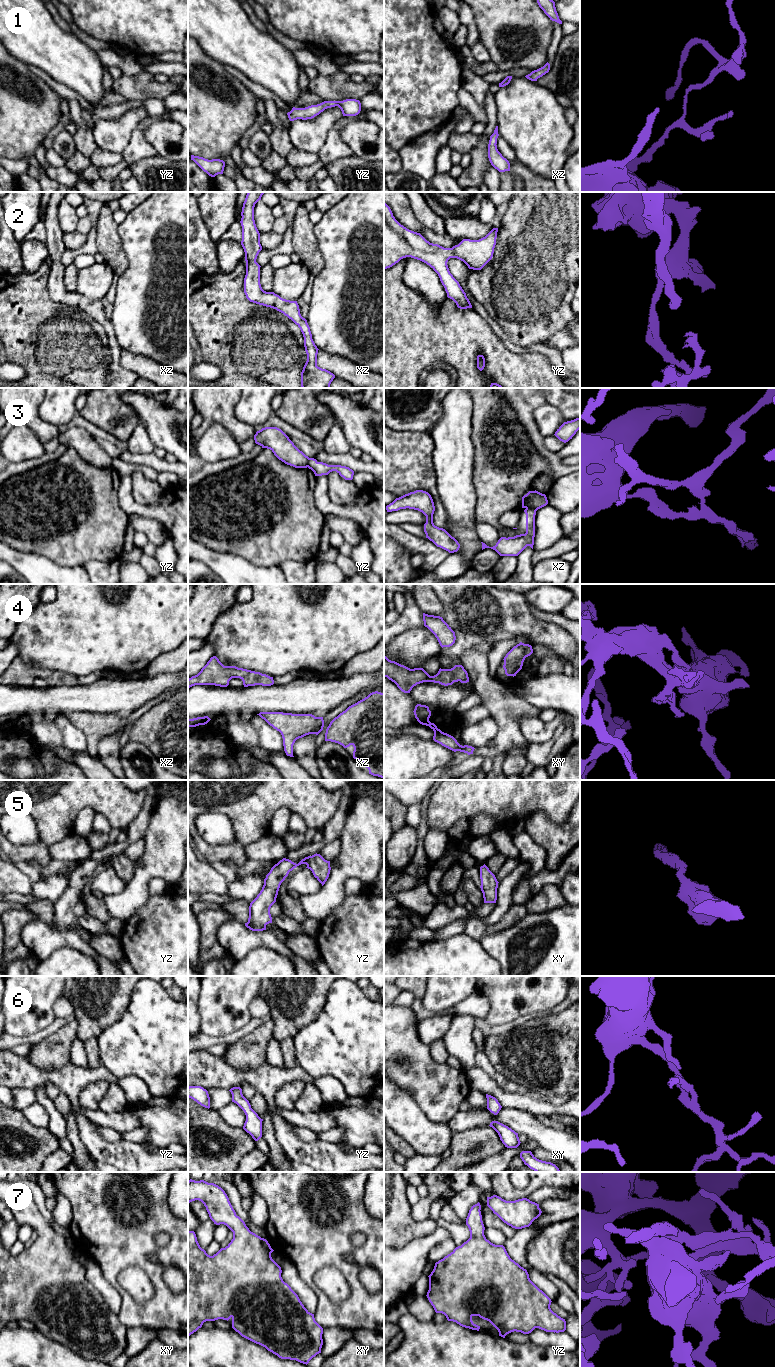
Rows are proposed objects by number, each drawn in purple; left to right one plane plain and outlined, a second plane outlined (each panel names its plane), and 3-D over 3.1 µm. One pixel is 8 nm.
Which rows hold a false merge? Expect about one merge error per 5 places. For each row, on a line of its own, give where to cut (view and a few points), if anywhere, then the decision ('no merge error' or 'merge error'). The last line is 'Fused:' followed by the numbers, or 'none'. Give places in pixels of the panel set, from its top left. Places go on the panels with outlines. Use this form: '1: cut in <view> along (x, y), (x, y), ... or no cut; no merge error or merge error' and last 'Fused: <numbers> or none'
1: no cut; no merge error
2: no cut; no merge error
3: cut in xz along (526, 507), (530, 507), (535, 511); merge error
4: no cut; no merge error
5: no cut; no merge error
6: no cut; no merge error
7: no cut; no merge error
Fused: 3

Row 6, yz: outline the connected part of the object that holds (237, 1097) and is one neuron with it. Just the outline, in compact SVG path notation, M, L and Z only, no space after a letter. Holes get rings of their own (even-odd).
M233 1087L229 1091L232 1094L232 1102L236 1103L246 1115L243 1129L249 1133L255 1141L258 1141L262 1137L263 1119L251 1108L249 1101L243 1096L240 1087Z

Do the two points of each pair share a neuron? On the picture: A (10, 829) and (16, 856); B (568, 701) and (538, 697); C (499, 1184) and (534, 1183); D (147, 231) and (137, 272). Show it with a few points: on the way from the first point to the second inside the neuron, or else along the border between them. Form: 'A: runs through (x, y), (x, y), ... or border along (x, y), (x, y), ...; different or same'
A: border along (10, 840), (16, 844), (33, 844), (36, 841); different
B: runs through (561, 697), (545, 697); same
C: runs through (508, 1192), (525, 1192); same
D: runs through (147, 241), (147, 262); same

